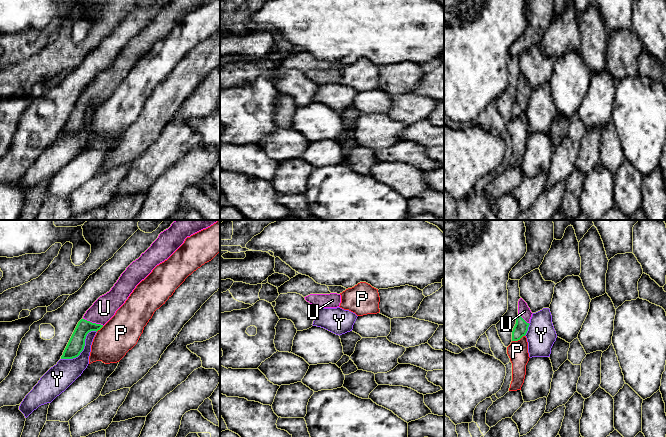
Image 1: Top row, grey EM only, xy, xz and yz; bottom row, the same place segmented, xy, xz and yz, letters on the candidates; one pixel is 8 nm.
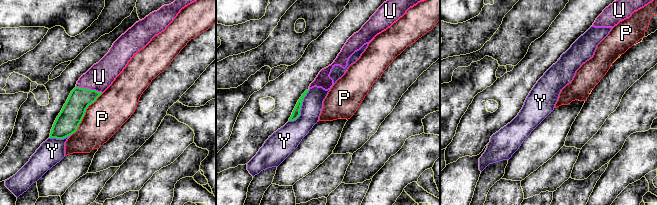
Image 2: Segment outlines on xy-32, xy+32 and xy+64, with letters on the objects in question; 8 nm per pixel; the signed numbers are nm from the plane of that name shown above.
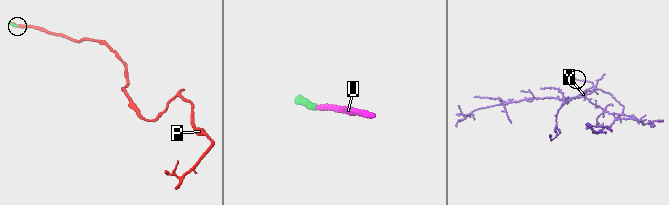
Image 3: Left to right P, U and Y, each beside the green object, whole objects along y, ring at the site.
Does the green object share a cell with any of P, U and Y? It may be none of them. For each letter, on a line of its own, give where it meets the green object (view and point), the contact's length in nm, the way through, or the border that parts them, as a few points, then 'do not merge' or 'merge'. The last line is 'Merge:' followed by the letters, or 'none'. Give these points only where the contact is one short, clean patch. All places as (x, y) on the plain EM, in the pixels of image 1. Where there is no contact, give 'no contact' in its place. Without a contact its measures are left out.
P: contact yz (518, 115); length 120 nm; do not merge
U: contact xy (93, 99); length 180 nm; way xy (75, 122), (78, 112), (93, 99), (104, 84); merge
Y: contact xy (83, 124); length 360 nm; do not merge
Merge: U

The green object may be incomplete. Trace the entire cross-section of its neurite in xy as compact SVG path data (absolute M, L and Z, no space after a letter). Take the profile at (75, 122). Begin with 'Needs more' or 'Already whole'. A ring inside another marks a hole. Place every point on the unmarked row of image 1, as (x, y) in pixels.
Needs more. M171 0L151 22L121 50L109 68L100 72L78 98L61 135L80 131L89 108L100 106L125 79L136 62L160 39L167 36L187 13L213 0Z

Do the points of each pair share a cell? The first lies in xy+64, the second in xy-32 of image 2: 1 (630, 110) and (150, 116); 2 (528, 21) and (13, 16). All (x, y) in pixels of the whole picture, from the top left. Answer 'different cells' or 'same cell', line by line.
1: different cells
2: different cells

